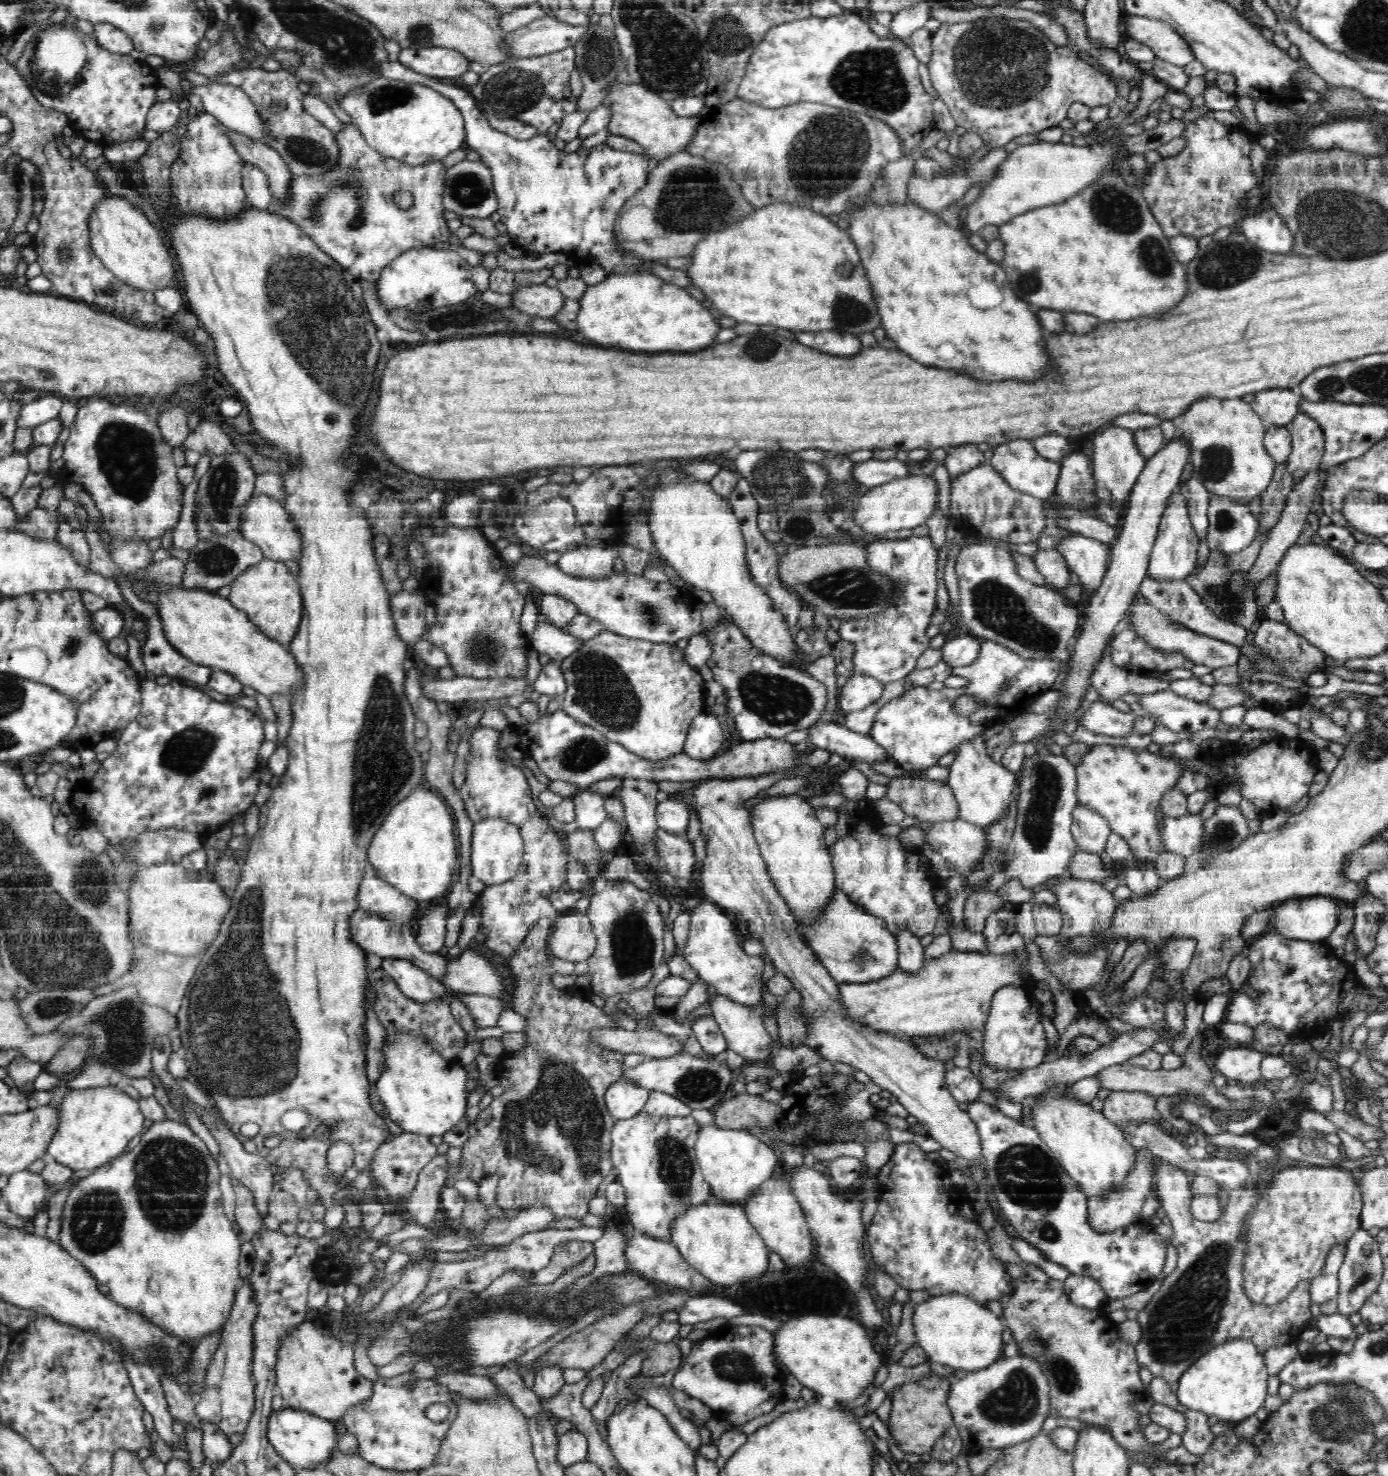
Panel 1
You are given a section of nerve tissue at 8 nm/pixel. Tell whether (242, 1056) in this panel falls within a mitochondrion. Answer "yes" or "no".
yes

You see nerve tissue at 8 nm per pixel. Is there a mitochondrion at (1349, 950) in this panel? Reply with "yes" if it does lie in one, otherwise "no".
no

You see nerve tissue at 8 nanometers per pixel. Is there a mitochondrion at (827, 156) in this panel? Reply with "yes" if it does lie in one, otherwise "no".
yes

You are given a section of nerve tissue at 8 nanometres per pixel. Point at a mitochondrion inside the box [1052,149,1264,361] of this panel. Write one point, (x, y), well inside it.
(1116, 211)

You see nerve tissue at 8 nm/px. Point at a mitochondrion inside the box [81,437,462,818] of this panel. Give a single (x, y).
(187, 751)

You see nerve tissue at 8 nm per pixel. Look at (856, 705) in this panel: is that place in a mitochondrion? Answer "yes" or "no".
no

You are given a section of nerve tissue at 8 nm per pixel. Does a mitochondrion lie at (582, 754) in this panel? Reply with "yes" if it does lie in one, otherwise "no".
yes

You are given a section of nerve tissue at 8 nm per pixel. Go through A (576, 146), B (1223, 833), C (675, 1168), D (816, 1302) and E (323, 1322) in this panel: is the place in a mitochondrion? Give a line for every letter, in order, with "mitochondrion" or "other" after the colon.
A: other
B: mitochondrion
C: mitochondrion
D: other
E: other

